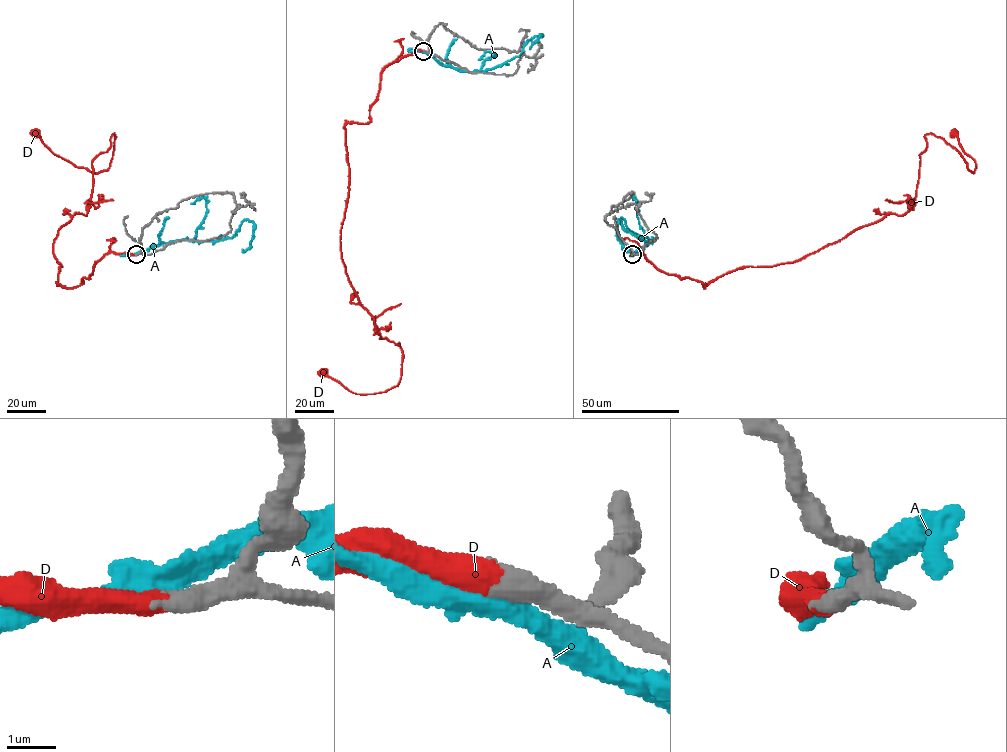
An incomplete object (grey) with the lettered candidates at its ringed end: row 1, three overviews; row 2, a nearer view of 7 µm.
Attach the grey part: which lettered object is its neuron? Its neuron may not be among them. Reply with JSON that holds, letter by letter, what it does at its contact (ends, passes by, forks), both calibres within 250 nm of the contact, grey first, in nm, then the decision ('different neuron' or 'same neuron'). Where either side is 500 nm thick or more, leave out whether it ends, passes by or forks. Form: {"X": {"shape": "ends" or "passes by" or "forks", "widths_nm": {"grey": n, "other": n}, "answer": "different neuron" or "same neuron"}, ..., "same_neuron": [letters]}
{"A": {"widths_nm": {"grey": 500, "other": 480}, "answer": "different neuron"}, "D": {"widths_nm": {"grey": 500, "other": 480}, "answer": "same neuron"}, "same_neuron": ["D"]}

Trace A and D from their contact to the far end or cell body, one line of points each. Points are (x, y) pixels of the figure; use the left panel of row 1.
A: (136, 254), (171, 240), (232, 237), (241, 222), (249, 220), (254, 225), (252, 239), (250, 246), (242, 249)
D: (136, 254), (57, 283), (54, 239), (86, 215), (92, 161), (115, 136), (97, 173), (36, 132)

